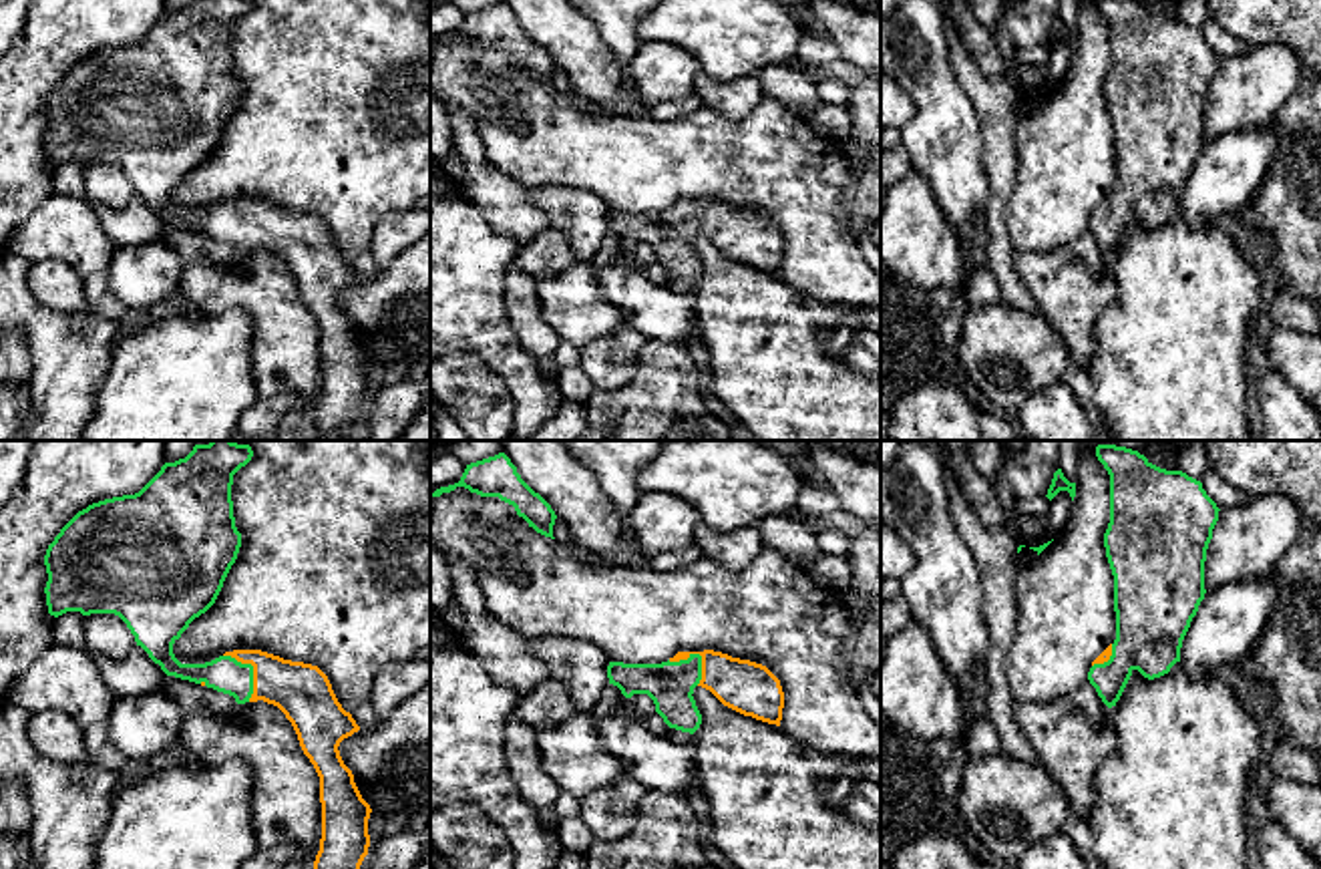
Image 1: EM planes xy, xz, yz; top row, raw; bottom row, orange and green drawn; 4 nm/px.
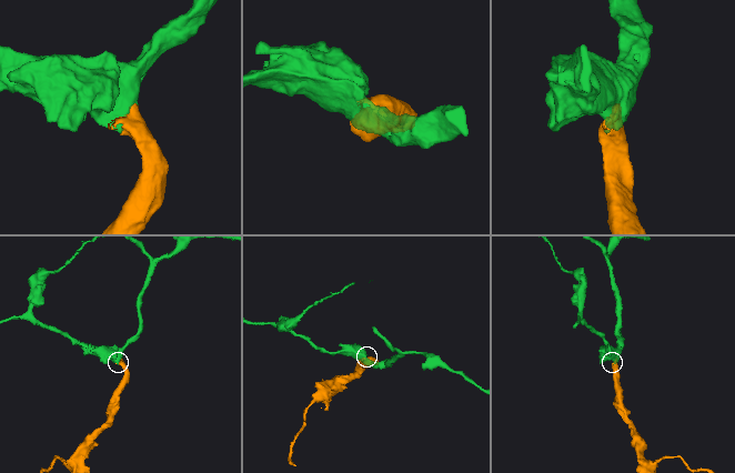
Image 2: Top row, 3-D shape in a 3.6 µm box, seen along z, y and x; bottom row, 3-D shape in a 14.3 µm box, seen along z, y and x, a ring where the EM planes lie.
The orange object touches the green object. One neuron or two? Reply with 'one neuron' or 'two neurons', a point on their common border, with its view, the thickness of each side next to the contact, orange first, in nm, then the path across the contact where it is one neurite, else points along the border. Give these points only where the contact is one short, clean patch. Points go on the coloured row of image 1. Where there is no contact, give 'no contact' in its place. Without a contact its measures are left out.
one neuron; contact xy (254, 670); calibres 220 and 150 nm

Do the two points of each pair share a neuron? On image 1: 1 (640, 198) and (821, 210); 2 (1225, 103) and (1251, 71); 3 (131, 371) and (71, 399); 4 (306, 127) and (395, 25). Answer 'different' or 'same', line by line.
1: same
2: same
3: different
4: same

